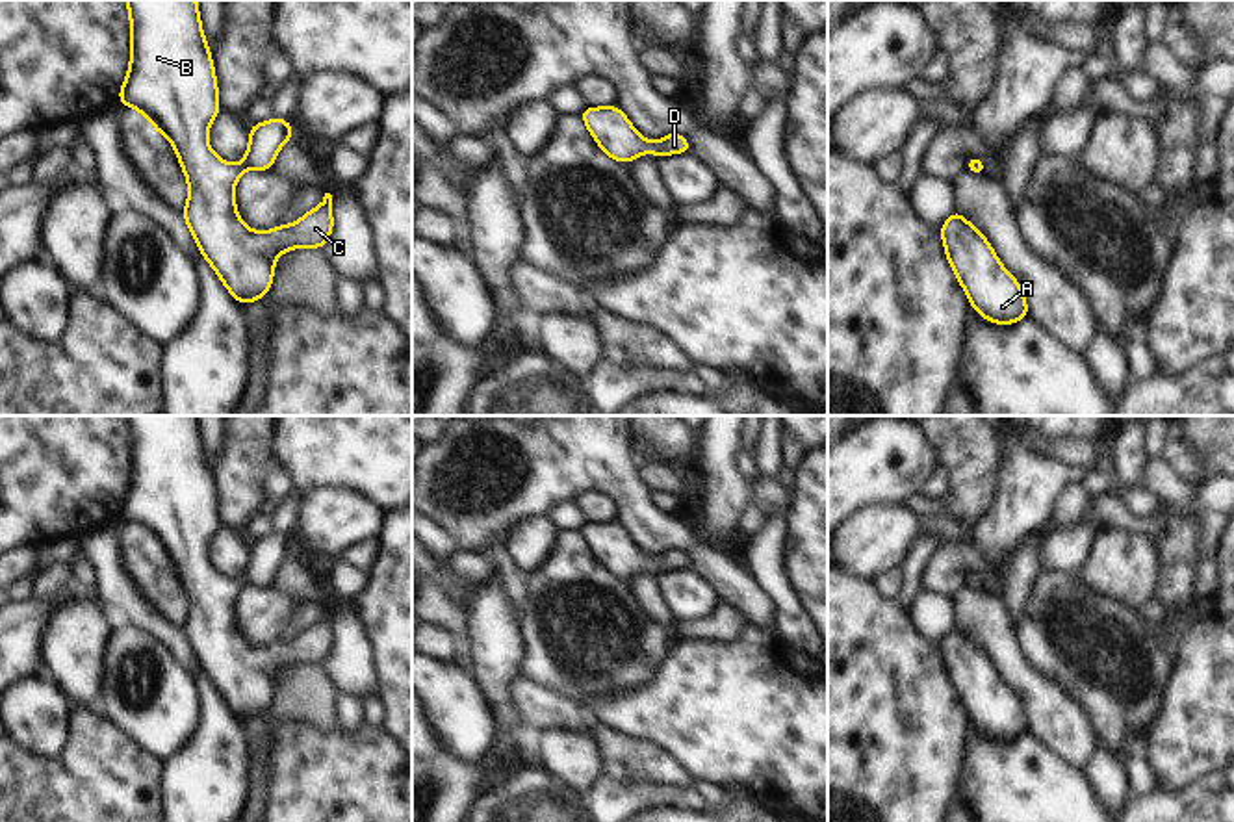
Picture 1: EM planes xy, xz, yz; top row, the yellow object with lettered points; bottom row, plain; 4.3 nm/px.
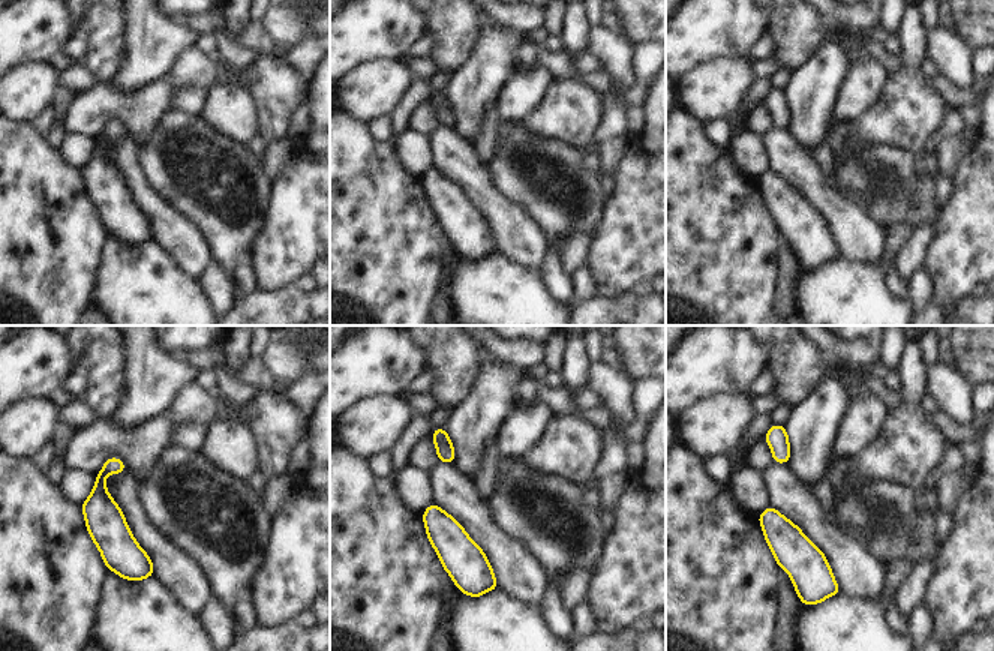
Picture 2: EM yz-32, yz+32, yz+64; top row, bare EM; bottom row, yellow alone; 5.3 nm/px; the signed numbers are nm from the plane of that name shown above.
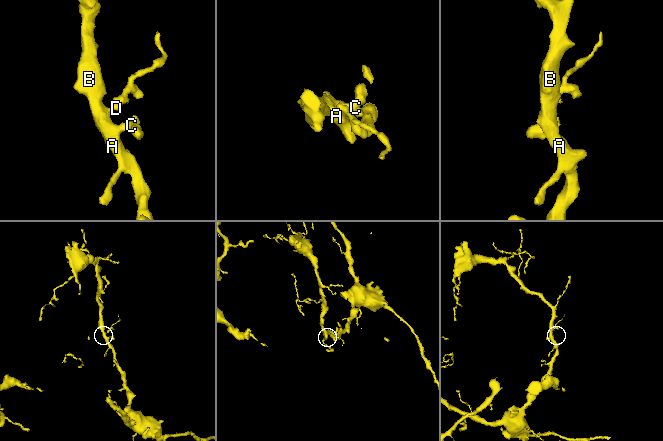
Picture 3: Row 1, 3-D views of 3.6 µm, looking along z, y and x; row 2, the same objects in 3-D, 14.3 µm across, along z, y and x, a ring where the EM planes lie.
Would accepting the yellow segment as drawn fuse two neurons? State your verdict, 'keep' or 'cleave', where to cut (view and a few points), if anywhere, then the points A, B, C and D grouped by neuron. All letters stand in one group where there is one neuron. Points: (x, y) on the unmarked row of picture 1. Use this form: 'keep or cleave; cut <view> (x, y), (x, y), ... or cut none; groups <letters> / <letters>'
keep; cut none; groups A B C D

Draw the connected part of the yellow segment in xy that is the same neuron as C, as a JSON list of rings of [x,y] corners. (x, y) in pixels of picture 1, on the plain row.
[[[126,416],[130,432],[130,481],[117,518],[137,525],[152,544],[165,551],[187,596],[182,633],[210,683],[238,720],[262,716],[271,707],[275,677],[289,664],[323,664],[334,646],[332,610],[289,642],[276,640],[256,648],[238,629],[234,605],[249,586],[271,586],[278,566],[293,555],[289,534],[271,533],[249,544],[249,562],[241,579],[221,575],[210,562],[208,547],[221,529],[219,503],[212,466],[202,447],[197,416]]]

